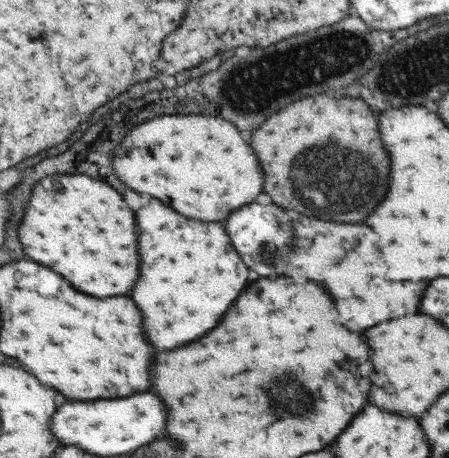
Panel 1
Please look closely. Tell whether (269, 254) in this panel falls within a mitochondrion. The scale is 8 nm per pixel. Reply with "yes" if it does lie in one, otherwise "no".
yes

